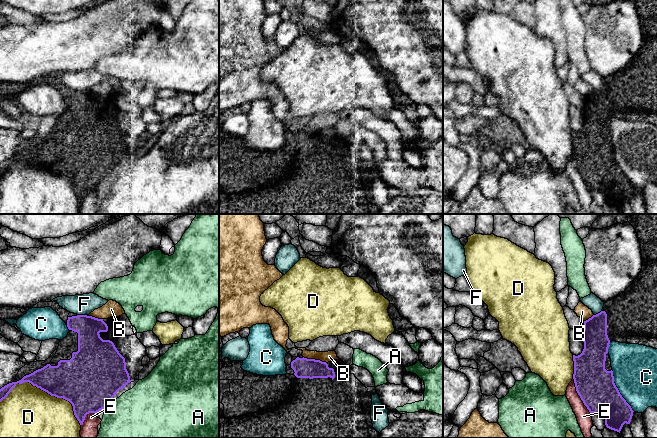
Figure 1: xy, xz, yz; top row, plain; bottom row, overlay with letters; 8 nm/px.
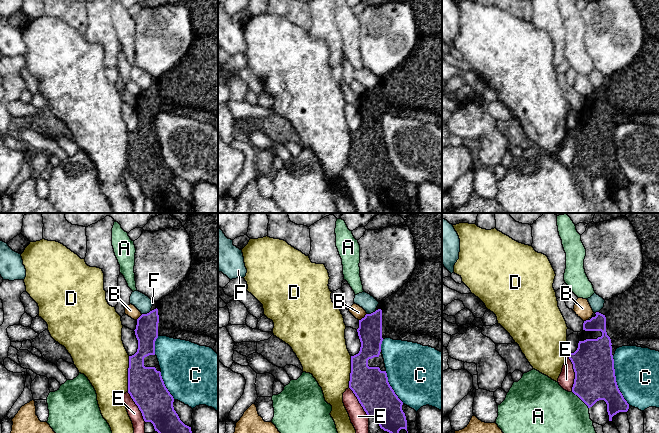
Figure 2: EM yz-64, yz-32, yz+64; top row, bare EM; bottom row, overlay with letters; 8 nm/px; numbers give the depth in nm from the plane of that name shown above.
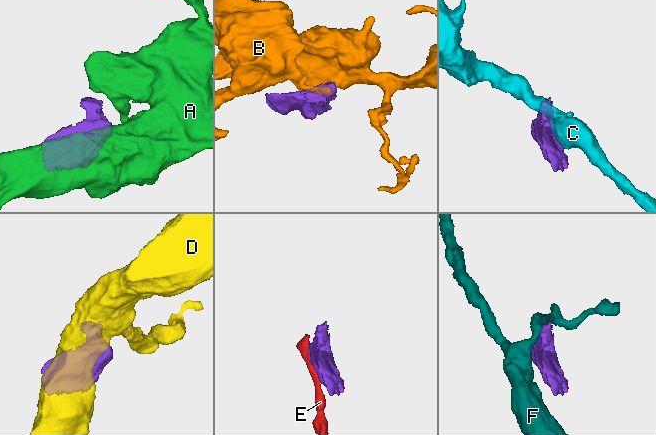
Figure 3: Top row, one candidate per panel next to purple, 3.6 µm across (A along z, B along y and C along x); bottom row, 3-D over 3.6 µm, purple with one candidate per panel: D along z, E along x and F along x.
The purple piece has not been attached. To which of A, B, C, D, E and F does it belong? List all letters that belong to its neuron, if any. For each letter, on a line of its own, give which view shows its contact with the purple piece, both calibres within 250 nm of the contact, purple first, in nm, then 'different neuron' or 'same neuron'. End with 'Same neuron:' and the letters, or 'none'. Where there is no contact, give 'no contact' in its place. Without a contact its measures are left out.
A: contact in xy; calibres 460 and 460 nm; different neuron
B: contact in xz; calibres 160 and 90 nm; different neuron
C: contact in yz; calibres 300 and 360 nm; different neuron
D: contact in xy; calibres 340 and 500 nm; different neuron
E: contact in yz; calibres 300 and 120 nm; different neuron
F: contact in xy; calibres 200 and 160 nm; different neuron
Same neuron: none

